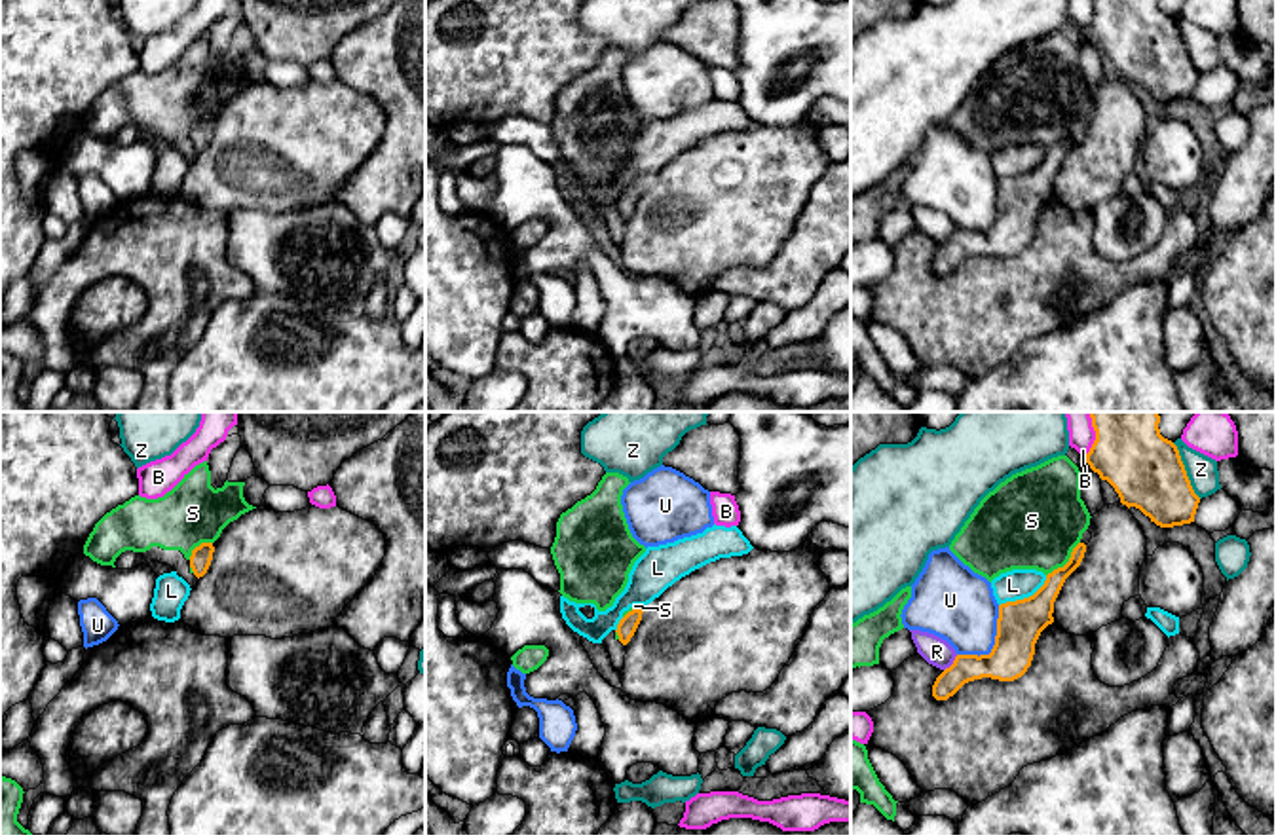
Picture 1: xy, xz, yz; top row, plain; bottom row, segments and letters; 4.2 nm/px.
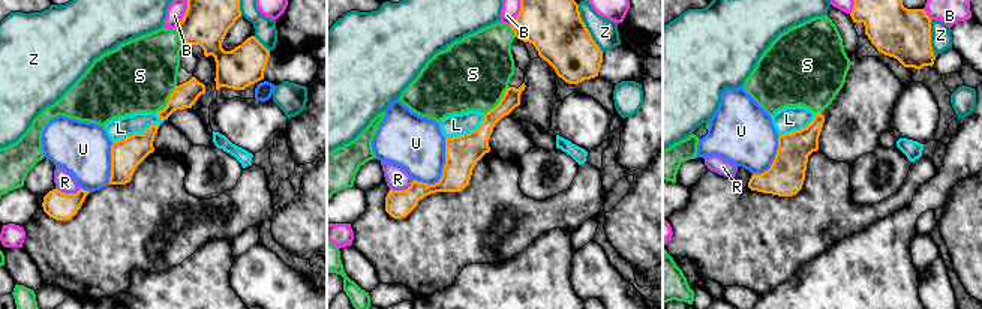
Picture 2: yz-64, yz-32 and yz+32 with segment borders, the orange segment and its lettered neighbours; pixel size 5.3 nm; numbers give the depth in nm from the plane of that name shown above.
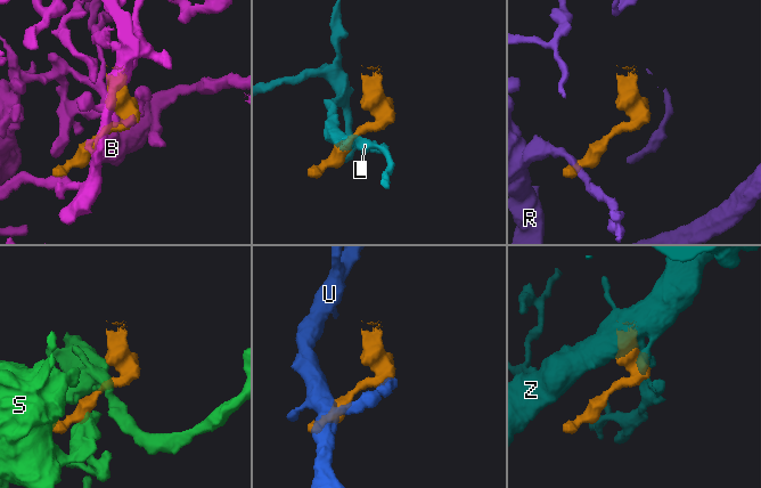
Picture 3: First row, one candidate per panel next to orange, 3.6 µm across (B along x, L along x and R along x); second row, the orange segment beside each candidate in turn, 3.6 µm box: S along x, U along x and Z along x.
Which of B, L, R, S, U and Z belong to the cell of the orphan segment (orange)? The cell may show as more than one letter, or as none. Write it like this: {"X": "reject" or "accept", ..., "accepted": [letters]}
{"B": "reject", "L": "reject", "R": "reject", "S": "accept", "U": "reject", "Z": "reject", "accepted": ["S"]}

